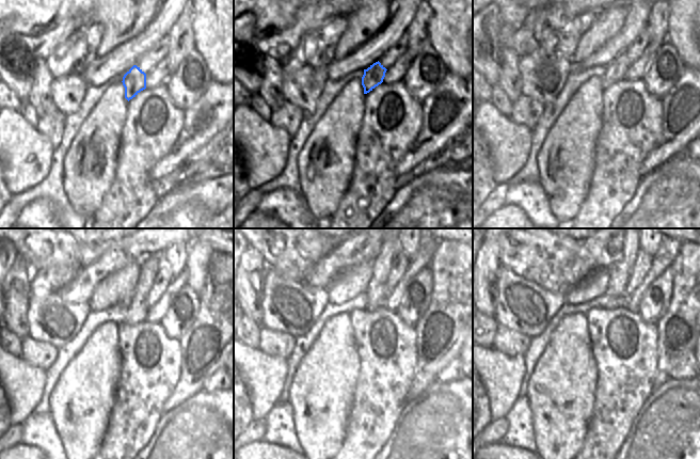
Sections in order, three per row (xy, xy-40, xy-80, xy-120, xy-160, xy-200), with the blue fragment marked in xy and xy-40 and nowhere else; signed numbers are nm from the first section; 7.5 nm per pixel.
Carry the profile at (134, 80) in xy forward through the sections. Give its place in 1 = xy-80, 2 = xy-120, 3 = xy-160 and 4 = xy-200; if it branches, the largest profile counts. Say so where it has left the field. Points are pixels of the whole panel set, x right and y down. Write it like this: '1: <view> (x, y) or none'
1: xy-80 (615, 72)
2: xy-120 (137, 309)
3: xy-160 (376, 293)
4: xy-200 (619, 270)

